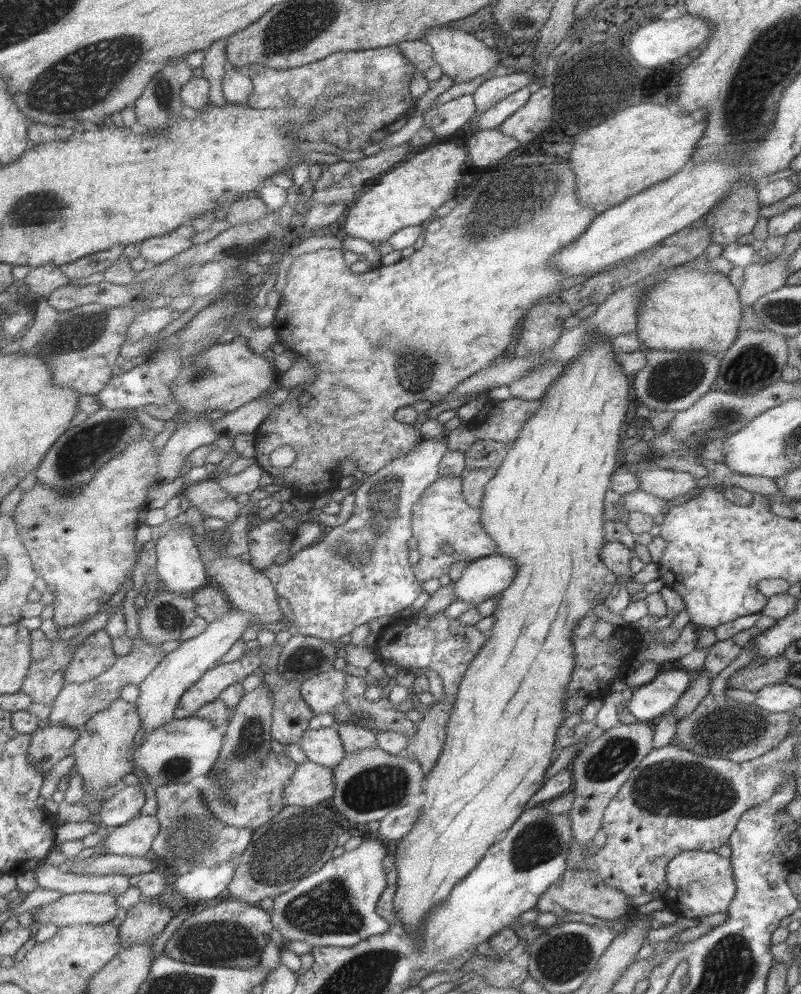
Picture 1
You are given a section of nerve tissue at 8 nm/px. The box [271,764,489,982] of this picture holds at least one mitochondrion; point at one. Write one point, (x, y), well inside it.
(326, 910)

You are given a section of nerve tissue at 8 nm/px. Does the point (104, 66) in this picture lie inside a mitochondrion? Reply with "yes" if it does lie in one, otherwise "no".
yes

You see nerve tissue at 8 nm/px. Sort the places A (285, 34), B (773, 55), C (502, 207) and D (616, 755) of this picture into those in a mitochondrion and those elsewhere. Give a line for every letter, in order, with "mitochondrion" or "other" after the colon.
A: mitochondrion
B: mitochondrion
C: mitochondrion
D: mitochondrion

